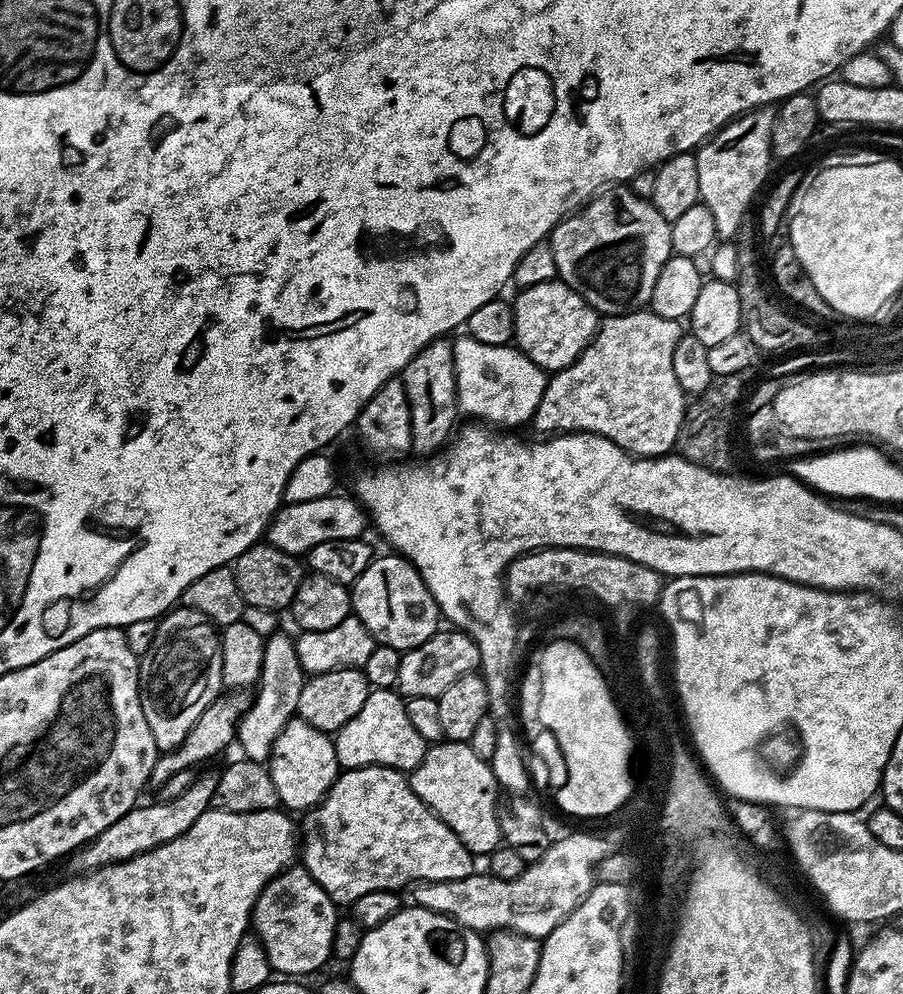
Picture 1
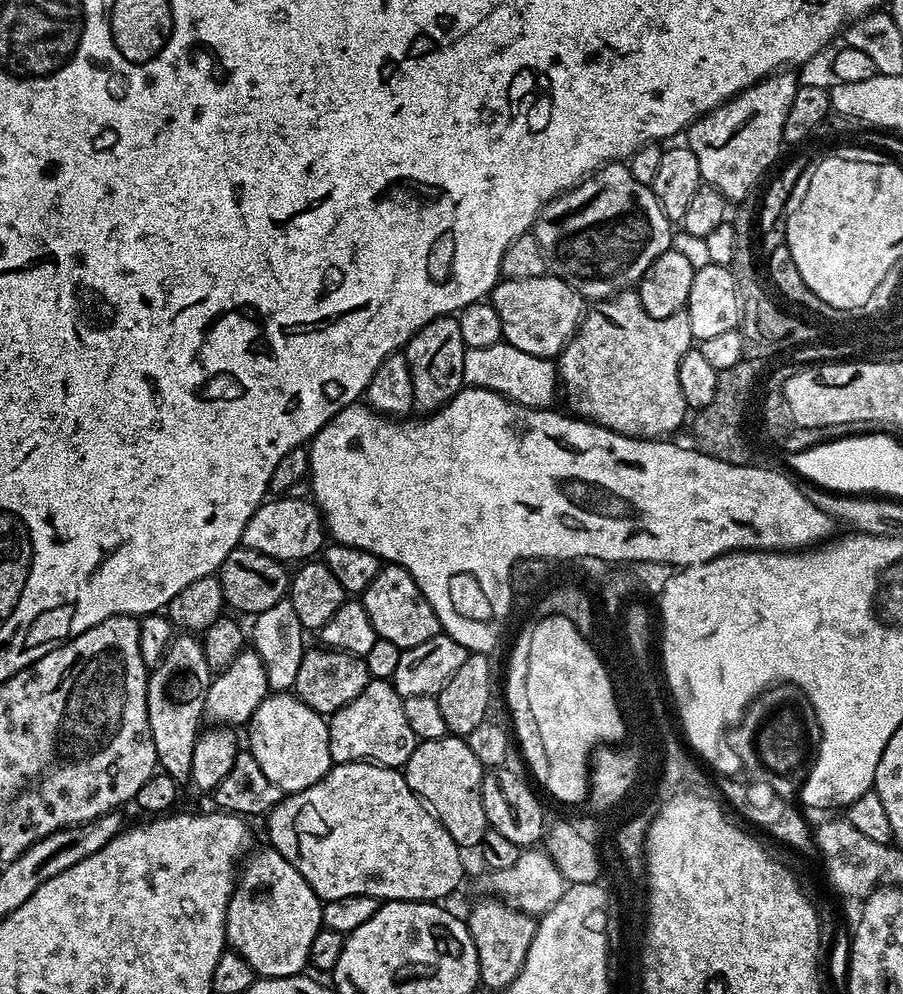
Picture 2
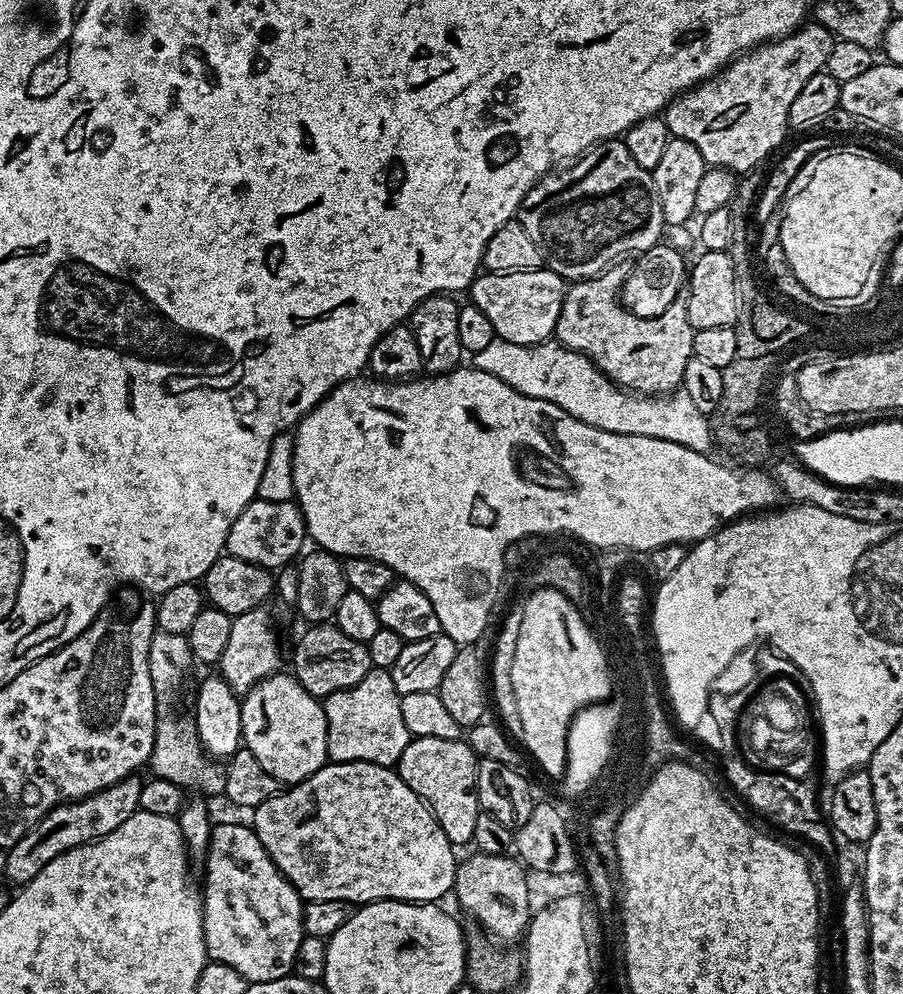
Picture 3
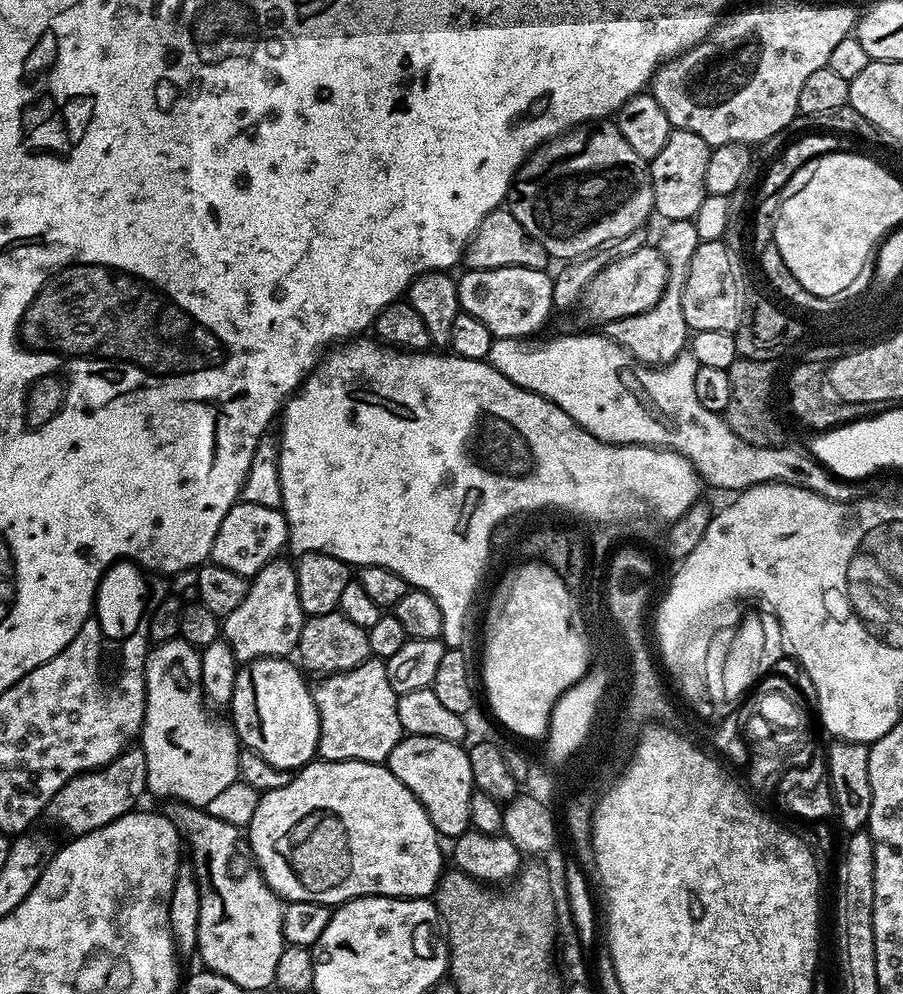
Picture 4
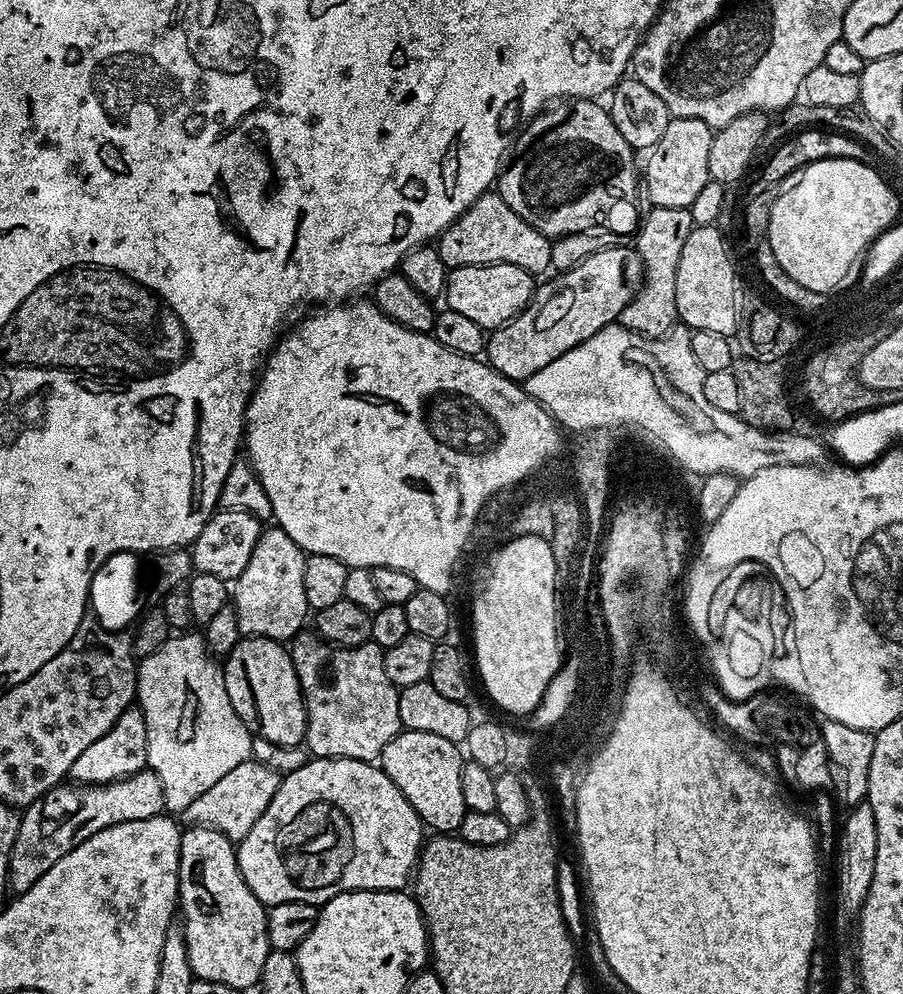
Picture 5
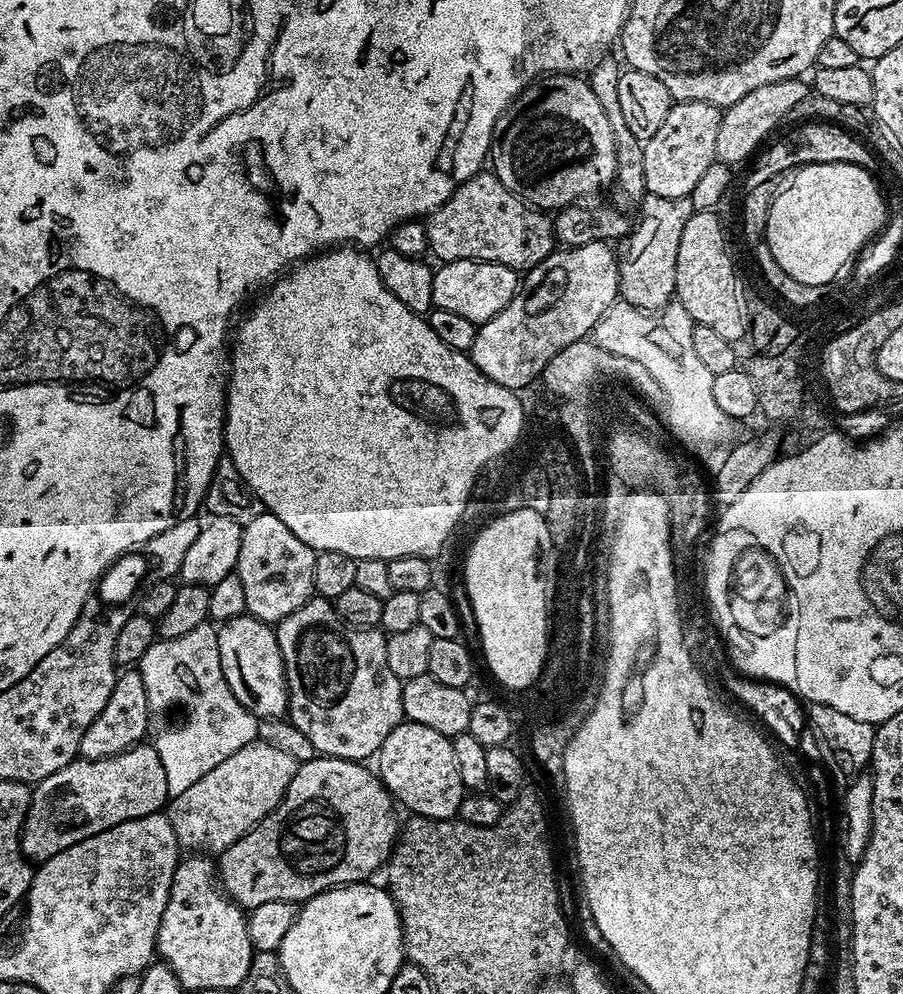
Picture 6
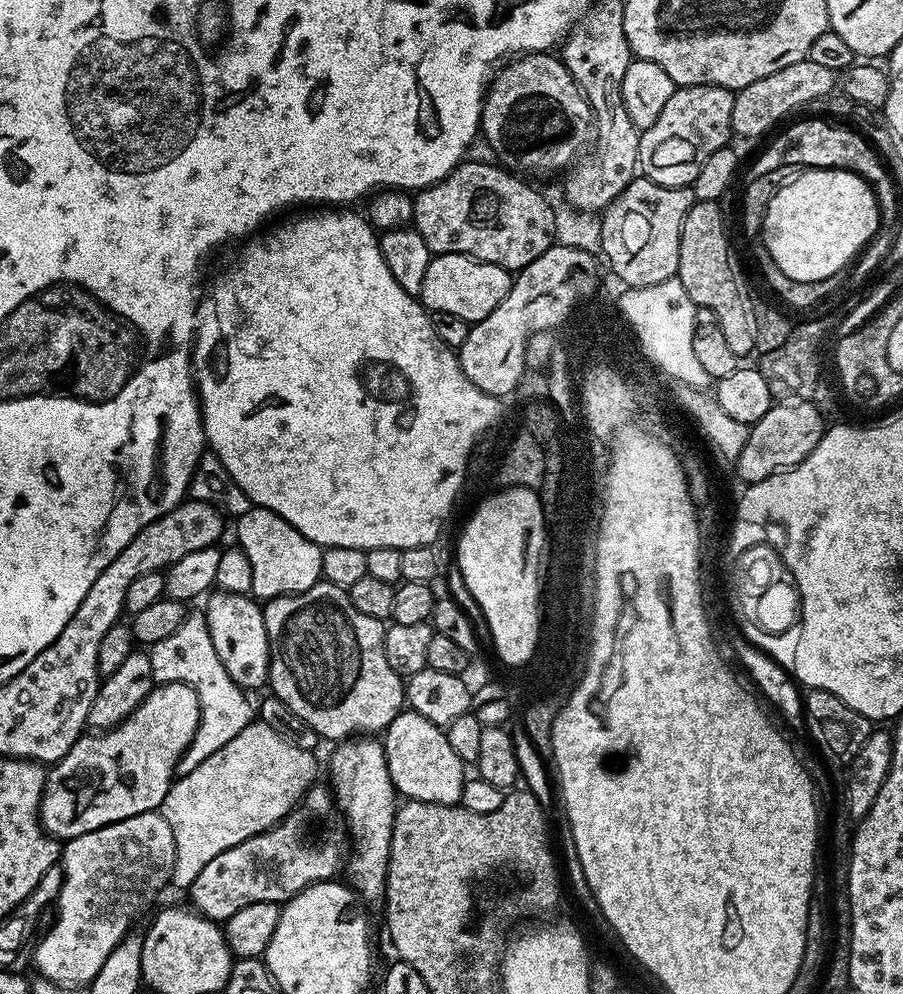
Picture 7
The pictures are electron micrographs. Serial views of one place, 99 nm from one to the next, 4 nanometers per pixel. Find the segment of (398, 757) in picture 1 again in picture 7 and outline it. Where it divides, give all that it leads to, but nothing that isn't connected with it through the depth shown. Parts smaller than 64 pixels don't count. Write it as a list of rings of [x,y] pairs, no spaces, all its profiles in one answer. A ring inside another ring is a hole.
[[[321,579],[319,584],[310,586],[310,590],[302,590],[298,594],[279,596],[267,601],[263,605],[263,609],[268,645],[272,655],[272,661],[268,667],[268,684],[270,685],[271,695],[282,698],[282,702],[286,702],[286,706],[290,706],[290,710],[294,710],[294,714],[298,714],[298,718],[302,718],[302,722],[306,722],[325,741],[339,742],[355,737],[357,734],[383,733],[384,729],[388,727],[388,723],[401,712],[406,704],[404,698],[405,681],[397,672],[390,670],[390,662],[386,662],[386,650],[384,649],[385,621],[370,618],[370,614],[362,614],[362,610],[358,610],[358,606],[354,606],[354,602],[350,602],[346,588],[334,586],[326,579]]]

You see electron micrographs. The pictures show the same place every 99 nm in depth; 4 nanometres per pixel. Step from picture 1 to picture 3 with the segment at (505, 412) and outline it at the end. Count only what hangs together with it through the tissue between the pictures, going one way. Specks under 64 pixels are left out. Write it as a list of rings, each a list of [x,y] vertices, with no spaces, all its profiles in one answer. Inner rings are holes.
[[[498,338],[494,342],[490,342],[490,346],[475,352],[474,366],[486,374],[494,374],[494,378],[506,382],[506,386],[510,386],[530,398],[542,398],[546,402],[554,402],[554,406],[566,410],[566,414],[570,414],[576,420],[586,422],[598,430],[610,430],[614,434],[662,438],[666,442],[678,442],[678,446],[686,446],[690,450],[705,454],[713,451],[711,448],[714,448],[714,441],[709,417],[702,410],[698,410],[698,406],[694,406],[690,394],[686,394],[683,390],[659,396],[646,396],[630,392],[628,389],[615,384],[609,376],[604,375],[597,368],[594,360],[580,352],[570,350],[562,343],[545,342],[532,346],[522,346]]]

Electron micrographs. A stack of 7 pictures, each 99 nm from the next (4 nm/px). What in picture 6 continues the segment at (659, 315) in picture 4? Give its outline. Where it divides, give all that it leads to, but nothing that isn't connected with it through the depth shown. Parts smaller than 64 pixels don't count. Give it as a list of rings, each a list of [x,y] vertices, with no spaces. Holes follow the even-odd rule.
[[[600,58],[591,69],[590,83],[598,102],[602,102],[602,110],[606,110],[606,118],[610,118],[610,130],[614,130],[614,150],[616,151],[616,179],[611,189],[612,200],[622,207],[628,208],[645,196],[640,204],[640,221],[628,240],[628,245],[618,256],[620,266],[619,299],[630,306],[641,308],[653,314],[660,311],[673,299],[676,291],[674,279],[678,270],[678,242],[682,242],[682,230],[686,226],[686,218],[694,211],[692,197],[662,198],[646,195],[646,158],[644,145],[634,134],[630,134],[630,126],[626,126],[626,118],[622,118],[622,106],[618,106],[618,78],[622,71],[619,59]]]

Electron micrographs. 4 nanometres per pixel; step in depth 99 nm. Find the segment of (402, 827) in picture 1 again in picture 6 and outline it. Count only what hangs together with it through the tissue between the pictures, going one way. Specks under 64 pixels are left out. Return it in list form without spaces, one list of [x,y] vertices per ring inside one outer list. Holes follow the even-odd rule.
[[[321,755],[297,767],[280,806],[261,824],[255,824],[241,840],[234,842],[234,846],[219,853],[218,879],[235,904],[251,910],[254,906],[262,906],[262,902],[303,902],[332,888],[367,881],[387,865],[398,839],[397,805],[379,775],[371,767],[364,767],[368,766],[355,760]]]

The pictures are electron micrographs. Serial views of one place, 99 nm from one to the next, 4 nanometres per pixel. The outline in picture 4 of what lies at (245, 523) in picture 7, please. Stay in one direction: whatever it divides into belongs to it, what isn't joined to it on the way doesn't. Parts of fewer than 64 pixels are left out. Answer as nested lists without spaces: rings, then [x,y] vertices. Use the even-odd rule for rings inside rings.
[[[277,558],[262,566],[251,578],[246,598],[242,598],[238,610],[223,617],[222,638],[240,662],[267,656],[288,658],[296,652],[305,619],[302,602],[298,602],[296,569],[284,558]]]

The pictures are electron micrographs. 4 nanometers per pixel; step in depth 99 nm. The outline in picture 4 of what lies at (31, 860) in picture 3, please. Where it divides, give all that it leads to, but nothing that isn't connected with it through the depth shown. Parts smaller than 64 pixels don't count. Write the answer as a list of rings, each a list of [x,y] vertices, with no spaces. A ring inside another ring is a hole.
[[[129,746],[106,766],[70,778],[70,782],[66,782],[66,786],[62,786],[62,790],[50,798],[46,816],[58,827],[65,828],[69,837],[84,836],[133,811],[147,792],[146,754],[143,747]]]

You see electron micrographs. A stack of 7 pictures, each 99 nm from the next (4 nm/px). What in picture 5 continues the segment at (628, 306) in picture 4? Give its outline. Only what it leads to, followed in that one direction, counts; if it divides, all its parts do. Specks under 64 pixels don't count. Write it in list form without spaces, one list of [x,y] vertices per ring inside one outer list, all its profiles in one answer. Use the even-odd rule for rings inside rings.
[[[635,247],[628,248],[600,248],[589,251],[584,260],[573,268],[567,268],[566,271],[553,275],[553,280],[548,280],[544,285],[537,287],[532,293],[532,301],[527,308],[523,308],[517,316],[509,324],[504,324],[502,327],[495,329],[487,337],[486,340],[486,360],[491,364],[492,369],[500,372],[506,378],[522,382],[526,378],[530,378],[530,374],[538,374],[538,370],[542,370],[542,366],[550,366],[550,362],[554,362],[554,358],[558,358],[562,354],[566,354],[566,350],[574,350],[574,346],[578,346],[582,342],[586,342],[586,338],[590,338],[594,334],[598,334],[598,330],[602,330],[607,324],[614,324],[619,321],[622,310],[632,301],[633,295],[637,288],[640,287],[644,279],[644,264],[640,261],[640,255],[636,253]]]

